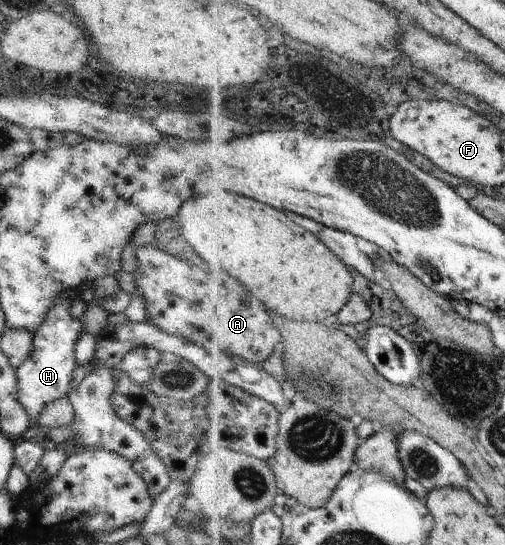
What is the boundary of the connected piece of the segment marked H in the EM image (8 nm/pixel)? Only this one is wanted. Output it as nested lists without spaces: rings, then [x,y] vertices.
[[[60,294],[54,300],[54,306],[46,314],[46,320],[33,334],[34,348],[32,348],[28,360],[16,371],[18,400],[30,416],[29,427],[37,425],[44,406],[69,393],[70,382],[74,380],[74,372],[78,366],[74,348],[76,348],[78,338],[85,332],[82,319],[73,318],[70,314],[70,307],[75,298],[75,295]]]

